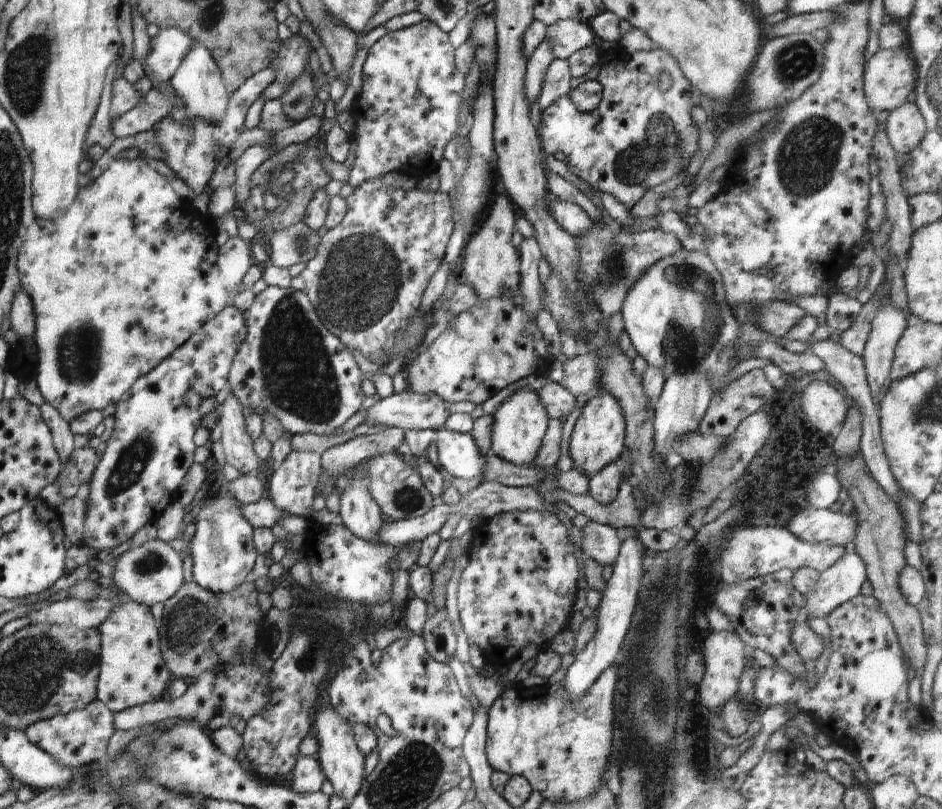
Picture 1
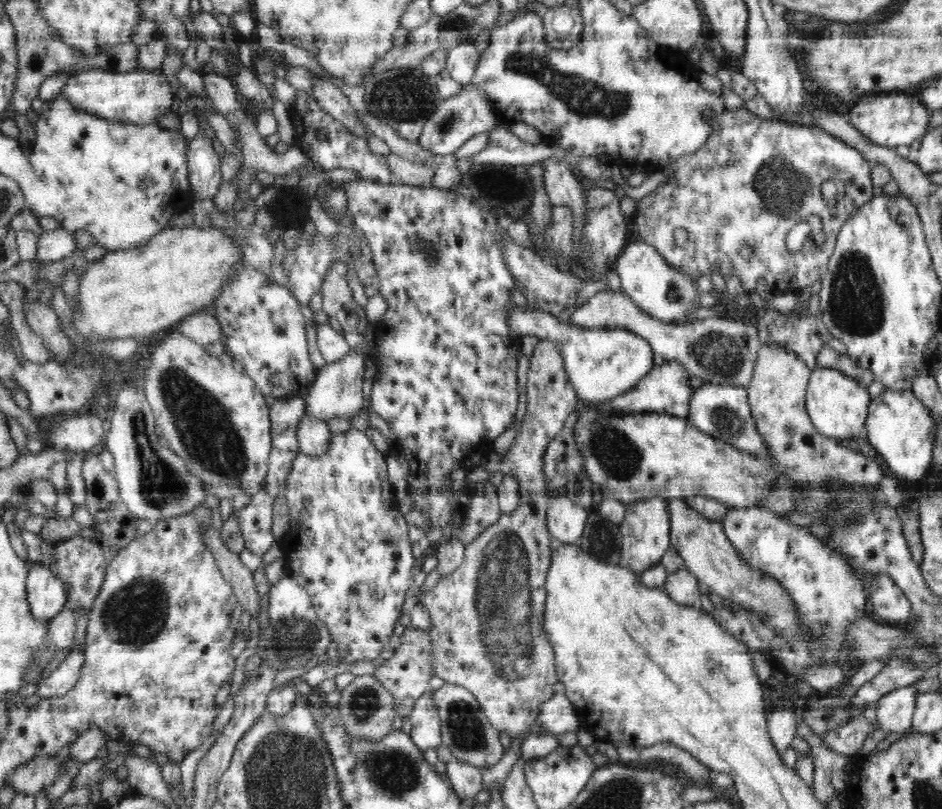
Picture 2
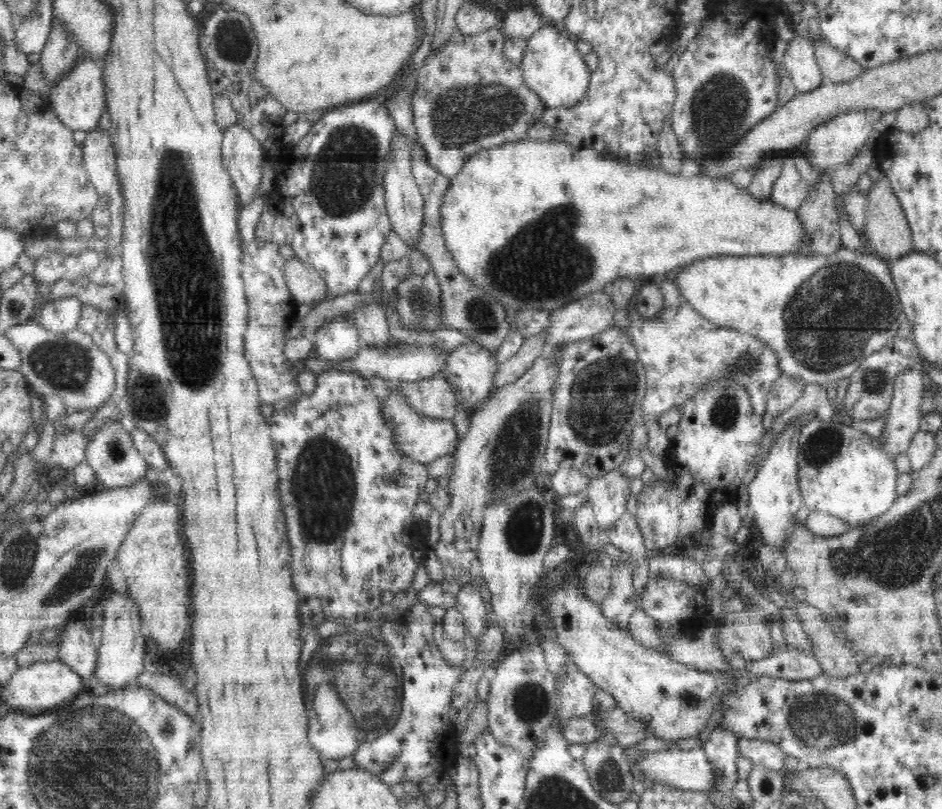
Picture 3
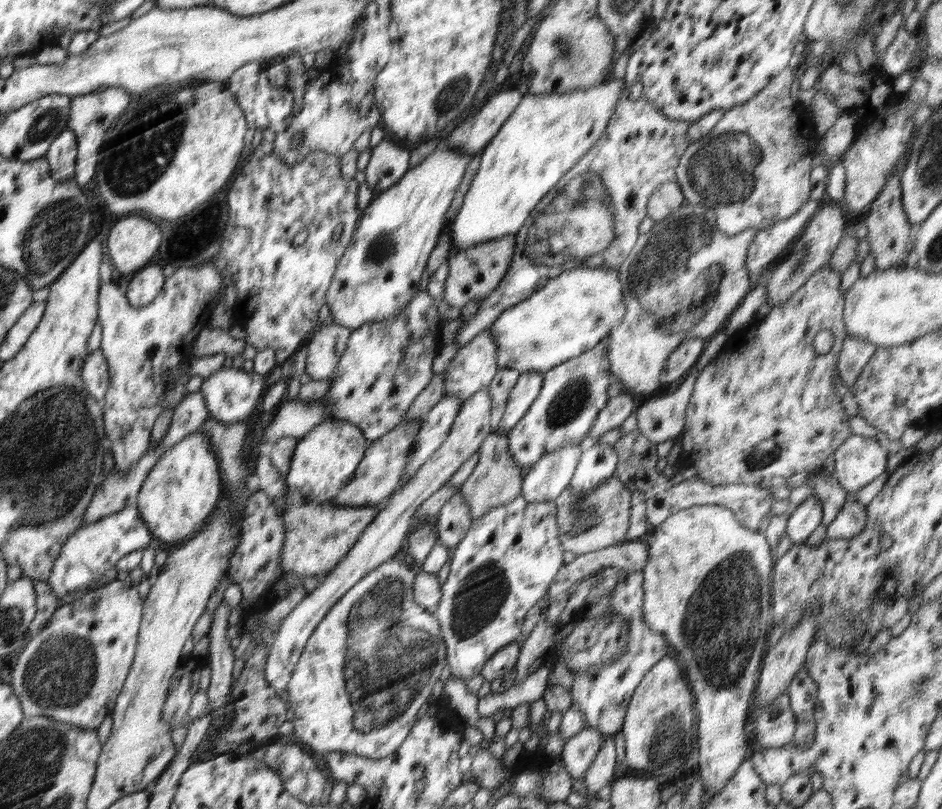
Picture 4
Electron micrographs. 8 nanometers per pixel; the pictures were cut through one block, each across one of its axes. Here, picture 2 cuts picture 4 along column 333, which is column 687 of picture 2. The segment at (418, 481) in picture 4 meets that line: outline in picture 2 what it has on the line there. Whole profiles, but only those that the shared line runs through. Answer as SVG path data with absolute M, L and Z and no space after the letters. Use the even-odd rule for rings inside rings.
M682 566L680 570L667 574L663 588L674 603L694 607L701 604L698 583L698 579L685 566Z

